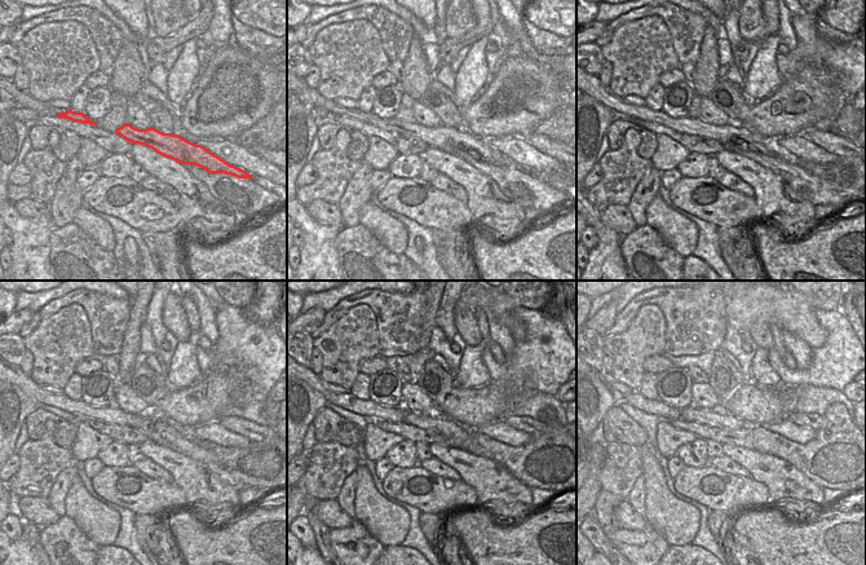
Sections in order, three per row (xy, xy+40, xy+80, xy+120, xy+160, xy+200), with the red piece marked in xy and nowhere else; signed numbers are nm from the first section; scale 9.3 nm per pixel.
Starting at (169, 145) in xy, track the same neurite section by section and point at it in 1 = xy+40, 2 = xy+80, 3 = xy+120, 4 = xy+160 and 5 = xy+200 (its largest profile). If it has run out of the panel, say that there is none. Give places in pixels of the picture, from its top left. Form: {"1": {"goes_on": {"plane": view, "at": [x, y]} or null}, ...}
{"1": {"goes_on": {"plane": "xy+40", "at": [450, 140]}}, "2": {"goes_on": {"plane": "xy+80", "at": [690, 126]}}, "3": {"goes_on": {"plane": "xy+120", "at": [111, 414]}}, "4": {"goes_on": {"plane": "xy+160", "at": [369, 409]}}, "5": {"goes_on": {"plane": "xy+200", "at": [659, 409]}}}

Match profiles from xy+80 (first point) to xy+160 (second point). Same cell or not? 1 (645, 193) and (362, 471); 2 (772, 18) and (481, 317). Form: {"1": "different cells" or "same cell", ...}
{"1": "different cells", "2": "same cell"}

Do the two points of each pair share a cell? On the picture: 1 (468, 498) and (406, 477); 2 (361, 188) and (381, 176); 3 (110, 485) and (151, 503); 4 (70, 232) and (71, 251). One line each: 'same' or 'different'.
1: same
2: different
3: same
4: same

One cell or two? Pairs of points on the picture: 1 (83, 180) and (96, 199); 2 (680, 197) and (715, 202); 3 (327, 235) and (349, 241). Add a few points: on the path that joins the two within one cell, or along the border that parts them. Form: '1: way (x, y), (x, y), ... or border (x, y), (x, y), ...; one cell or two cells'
1: border (100, 175), (83, 193); two cells
2: way (689, 197), (702, 197), (706, 199); one cell
3: border (337, 229), (334, 246), (340, 266); two cells

